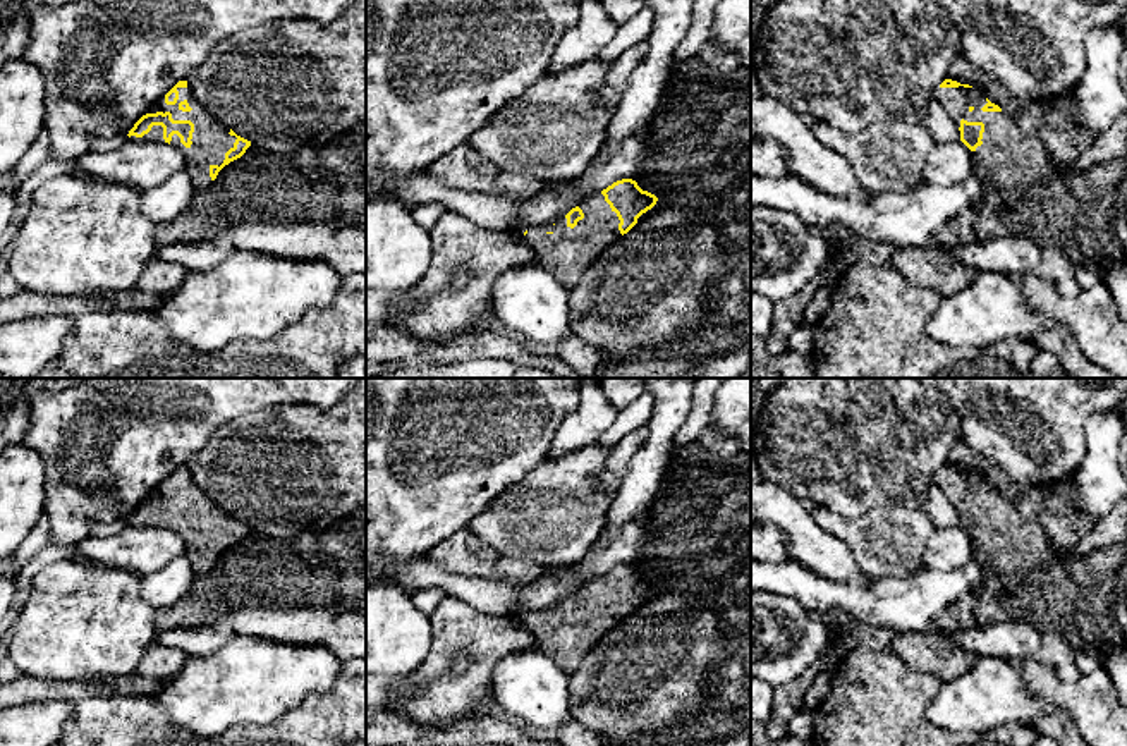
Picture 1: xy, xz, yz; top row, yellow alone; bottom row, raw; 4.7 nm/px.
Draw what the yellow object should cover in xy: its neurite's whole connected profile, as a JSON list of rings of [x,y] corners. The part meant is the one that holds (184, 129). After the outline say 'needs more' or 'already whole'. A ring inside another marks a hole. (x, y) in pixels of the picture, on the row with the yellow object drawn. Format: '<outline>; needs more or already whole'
[[[179,81],[161,96],[127,136],[131,141],[163,141],[180,150],[196,191],[206,189],[225,165],[251,146],[196,101],[187,81]]]; needs more

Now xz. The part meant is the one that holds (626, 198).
[[[622,179],[586,196],[565,217],[550,227],[527,227],[526,242],[534,249],[538,263],[567,290],[582,272],[610,253],[637,218],[656,205],[658,198],[643,191],[636,180]]]; needs more

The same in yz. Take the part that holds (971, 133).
[[[945,79],[933,98],[959,125],[960,141],[974,158],[972,175],[990,187],[1033,186],[1058,172],[1045,146],[1022,134],[1008,113],[991,103],[981,89]]]; needs more

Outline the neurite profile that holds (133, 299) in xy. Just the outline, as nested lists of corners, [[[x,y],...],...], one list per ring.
[[[22,289],[12,297],[0,299],[0,323],[27,316],[67,315],[77,318],[84,313],[105,311],[153,311],[163,303],[161,296],[137,290],[108,292],[96,296],[57,296]]]

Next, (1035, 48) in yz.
[[[926,0],[943,9],[960,33],[960,50],[972,69],[1003,84],[1022,101],[1048,101],[1067,93],[1086,67],[1084,40],[1091,29],[1122,24],[1127,0]]]

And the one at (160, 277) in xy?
[[[155,254],[144,265],[136,289],[167,299],[182,287],[186,275],[187,272],[180,265]]]

